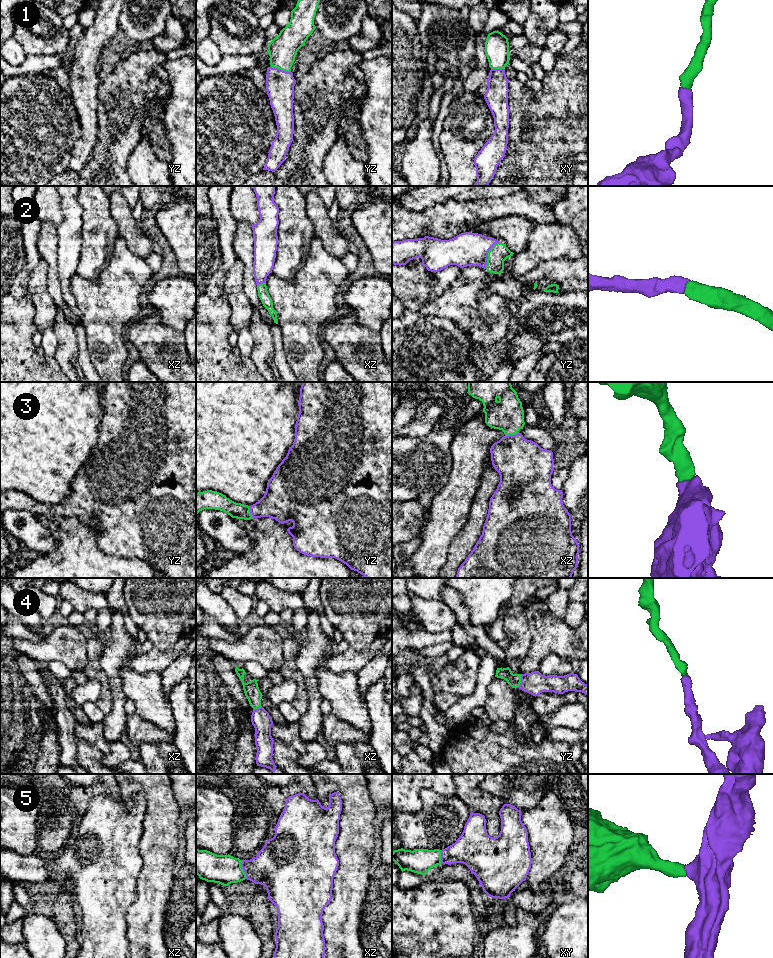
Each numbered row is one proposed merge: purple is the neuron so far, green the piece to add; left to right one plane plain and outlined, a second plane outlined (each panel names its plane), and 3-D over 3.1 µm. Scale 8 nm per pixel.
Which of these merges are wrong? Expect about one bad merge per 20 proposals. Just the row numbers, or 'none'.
none

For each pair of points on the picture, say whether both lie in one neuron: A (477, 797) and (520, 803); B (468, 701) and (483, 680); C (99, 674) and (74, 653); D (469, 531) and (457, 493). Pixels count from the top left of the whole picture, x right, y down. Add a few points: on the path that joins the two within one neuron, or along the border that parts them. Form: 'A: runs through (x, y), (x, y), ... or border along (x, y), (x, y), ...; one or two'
A: border along (482, 788), (497, 796), (504, 803); two
B: runs through (474, 697), (481, 690), (482, 686); one
C: border along (86, 639), (87, 664), (82, 670); two
D: border along (472, 498), (468, 520), (452, 540); two

